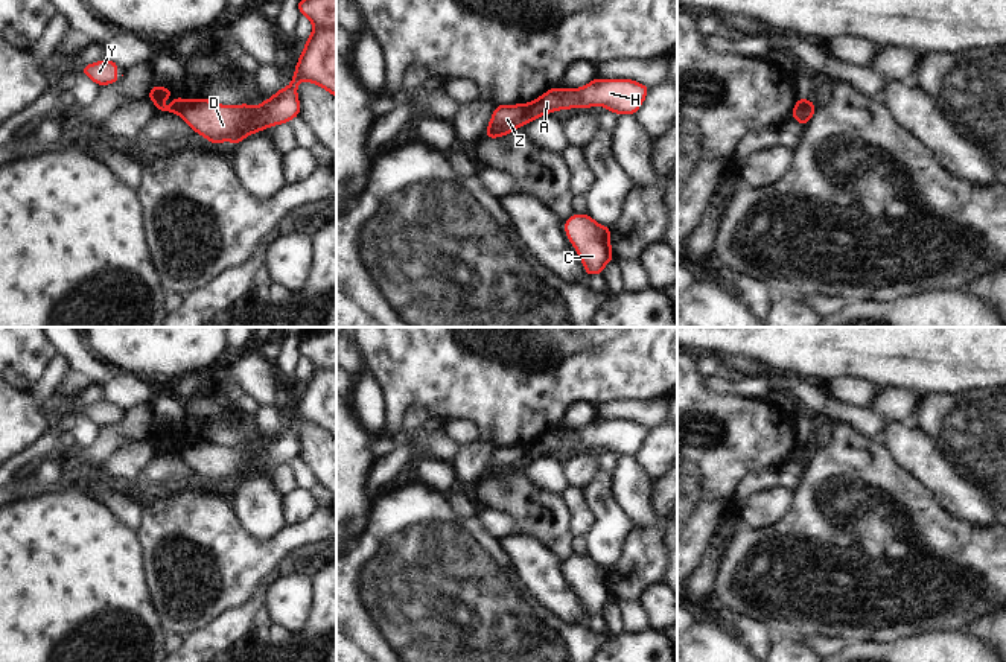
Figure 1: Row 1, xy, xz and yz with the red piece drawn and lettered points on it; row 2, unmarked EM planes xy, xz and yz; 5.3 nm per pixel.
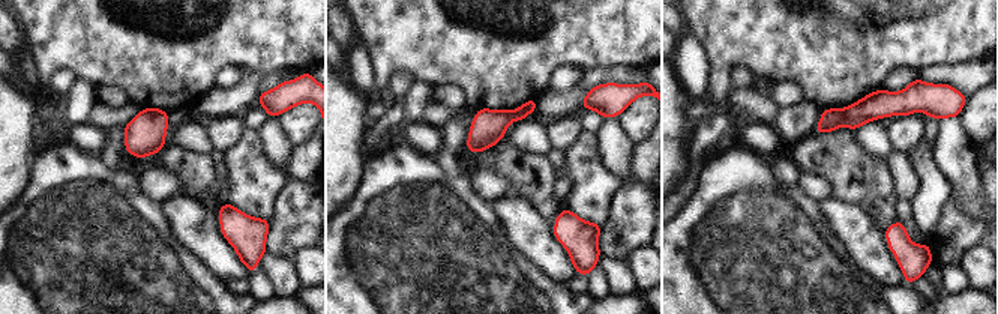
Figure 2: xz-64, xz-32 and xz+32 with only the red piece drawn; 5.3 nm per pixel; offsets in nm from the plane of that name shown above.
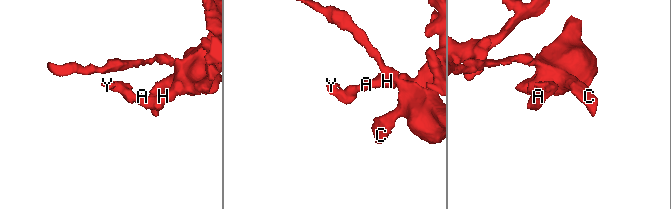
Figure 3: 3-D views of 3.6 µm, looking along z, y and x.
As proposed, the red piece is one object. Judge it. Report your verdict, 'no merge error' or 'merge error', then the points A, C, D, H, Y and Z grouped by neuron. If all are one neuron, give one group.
merge error; groups A C D H / Y Z

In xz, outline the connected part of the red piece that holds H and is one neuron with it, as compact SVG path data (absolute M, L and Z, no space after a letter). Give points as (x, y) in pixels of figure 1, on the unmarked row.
M592 420L583 429L551 429L531 444L527 444L525 464L545 457L546 454L569 449L589 449L592 446L601 446L606 450L619 455L635 455L642 446L648 428L635 423L632 420Z

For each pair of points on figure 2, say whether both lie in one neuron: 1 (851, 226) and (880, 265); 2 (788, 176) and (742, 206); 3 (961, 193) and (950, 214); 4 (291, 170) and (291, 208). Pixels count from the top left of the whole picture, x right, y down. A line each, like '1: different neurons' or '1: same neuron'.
1: same neuron
2: different neurons
3: different neurons
4: different neurons

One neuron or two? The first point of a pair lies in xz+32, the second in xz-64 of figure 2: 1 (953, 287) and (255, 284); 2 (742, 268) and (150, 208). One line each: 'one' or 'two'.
1: two
2: one

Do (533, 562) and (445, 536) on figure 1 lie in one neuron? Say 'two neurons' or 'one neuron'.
two neurons

